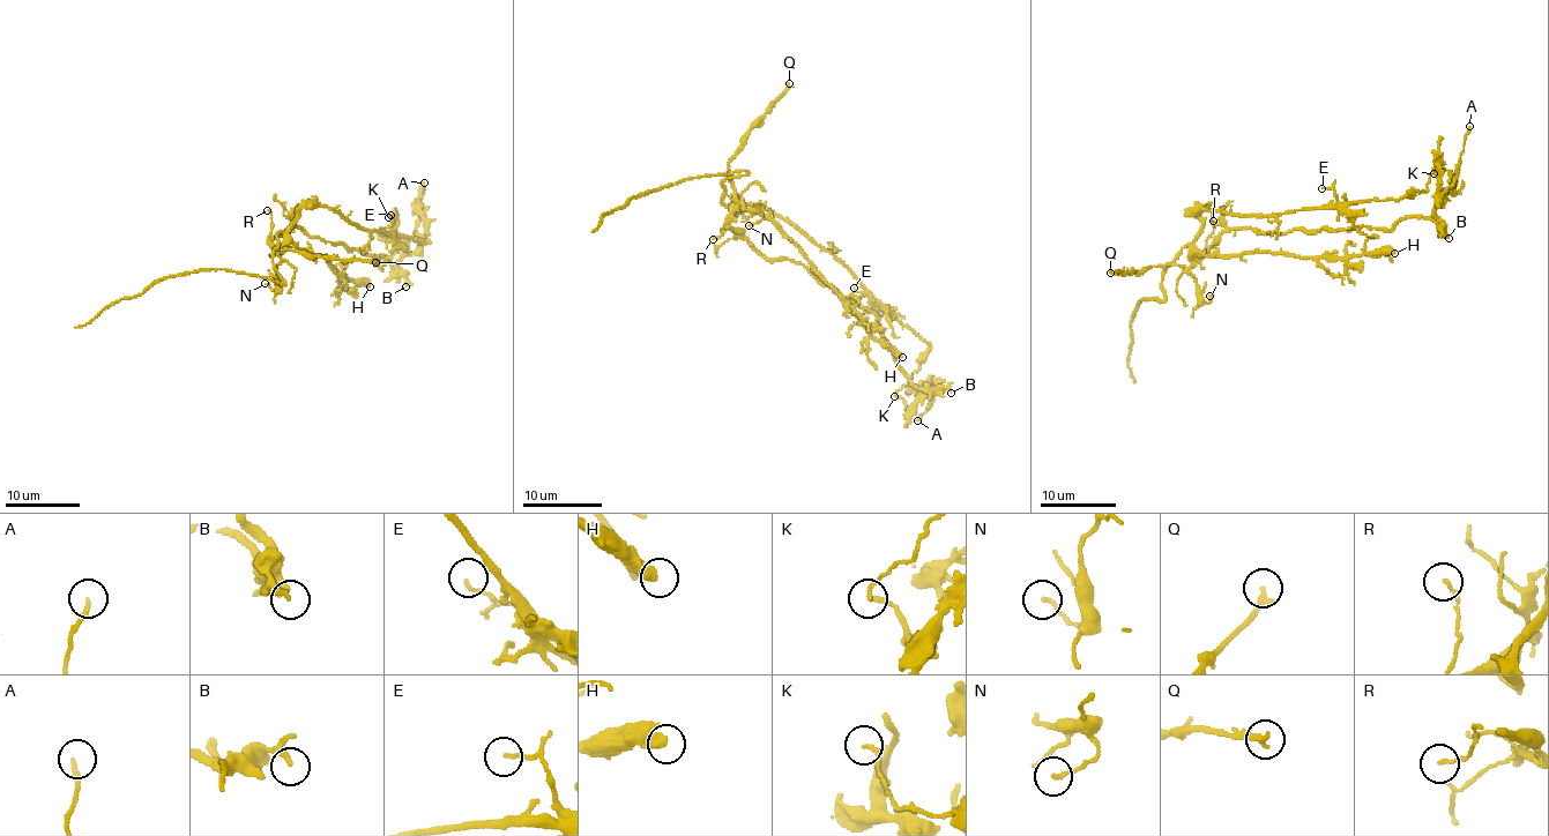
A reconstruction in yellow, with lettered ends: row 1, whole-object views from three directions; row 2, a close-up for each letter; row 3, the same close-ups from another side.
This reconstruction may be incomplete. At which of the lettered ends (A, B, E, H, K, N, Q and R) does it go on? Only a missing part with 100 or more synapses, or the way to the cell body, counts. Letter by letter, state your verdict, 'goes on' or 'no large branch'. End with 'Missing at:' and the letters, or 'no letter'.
A: no large branch
B: no large branch
E: no large branch
H: no large branch
K: no large branch
N: no large branch
Q: no large branch
R: no large branch
Missing at: no letter

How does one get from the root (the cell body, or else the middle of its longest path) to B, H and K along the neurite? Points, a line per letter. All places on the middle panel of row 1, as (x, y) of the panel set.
B: (730, 229), (743, 232), (768, 259), (801, 262), (843, 299), (871, 311), (913, 383), (951, 393)
H: (730, 229), (729, 217), (736, 207), (768, 215), (873, 336), (887, 342), (902, 357)
K: (730, 229), (734, 206), (766, 206), (843, 261), (877, 306), (925, 340), (925, 359), (894, 396)

